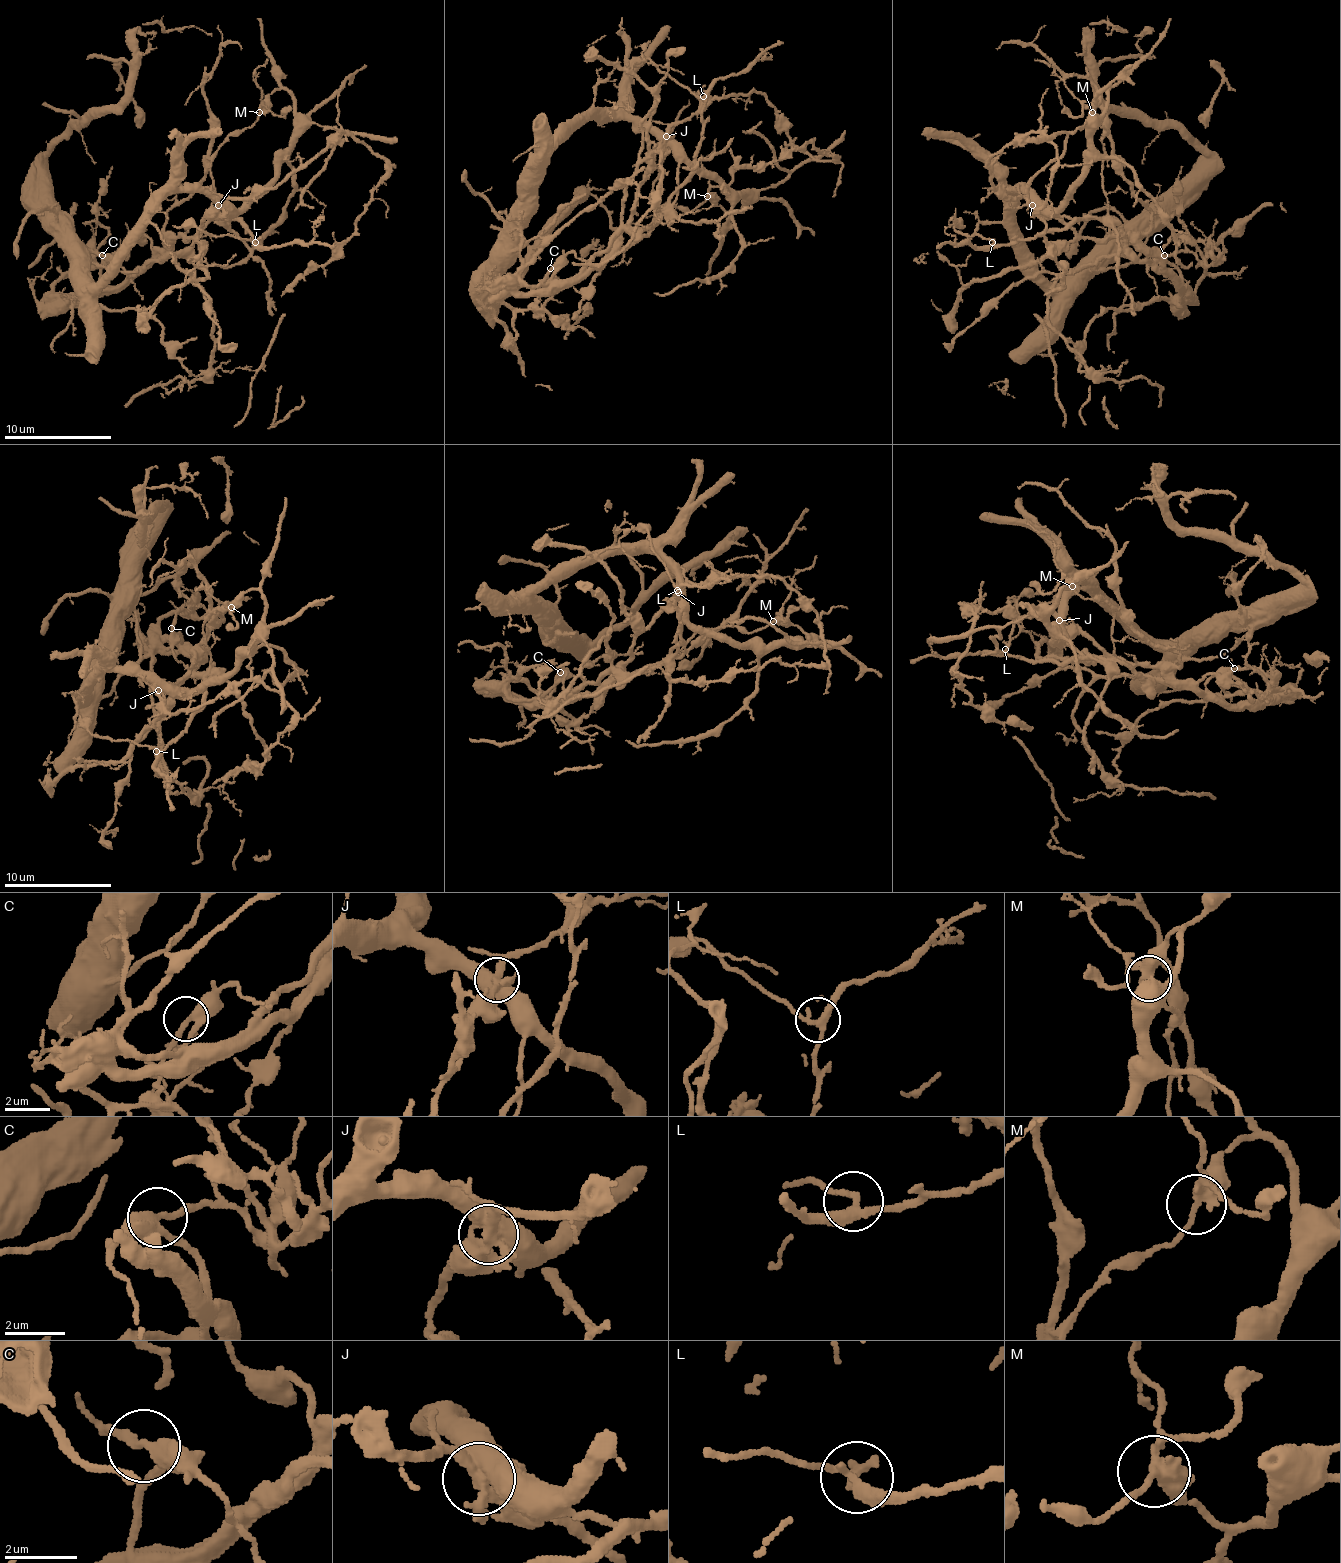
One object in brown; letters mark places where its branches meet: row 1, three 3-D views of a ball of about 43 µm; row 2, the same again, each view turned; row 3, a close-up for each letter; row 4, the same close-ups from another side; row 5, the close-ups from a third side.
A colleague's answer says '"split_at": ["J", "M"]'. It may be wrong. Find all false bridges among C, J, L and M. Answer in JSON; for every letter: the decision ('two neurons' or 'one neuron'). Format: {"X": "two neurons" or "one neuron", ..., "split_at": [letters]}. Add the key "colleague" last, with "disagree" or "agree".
{"C": "one neuron", "J": "two neurons", "L": "one neuron", "M": "two neurons", "split_at": ["J", "M"], "colleague": "agree"}

